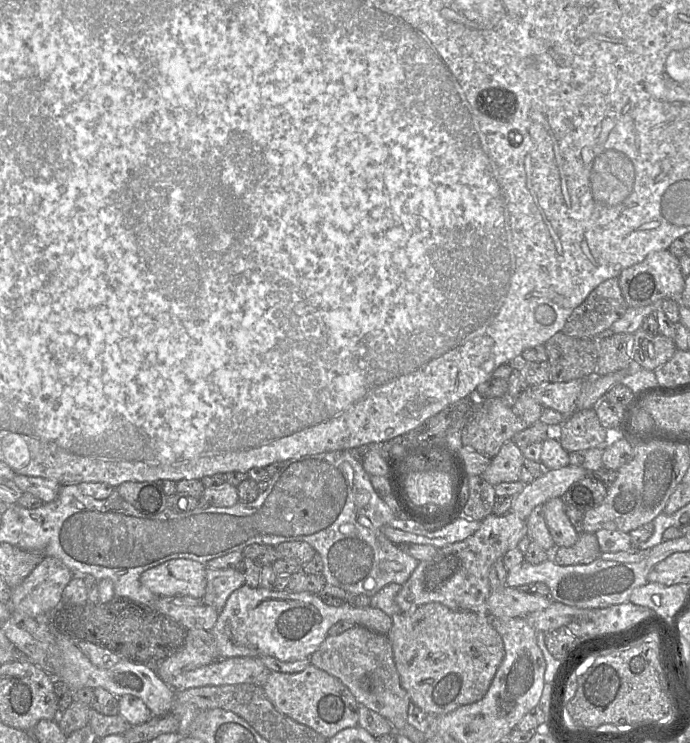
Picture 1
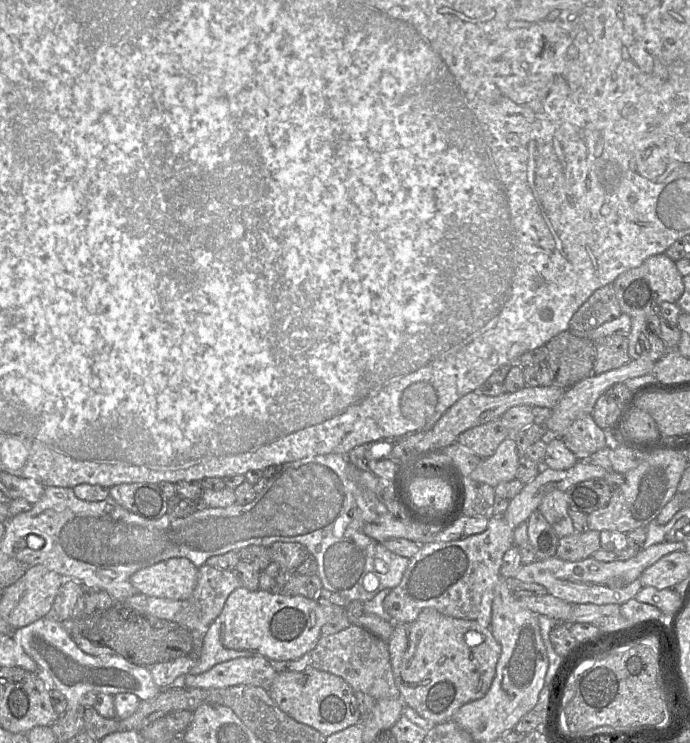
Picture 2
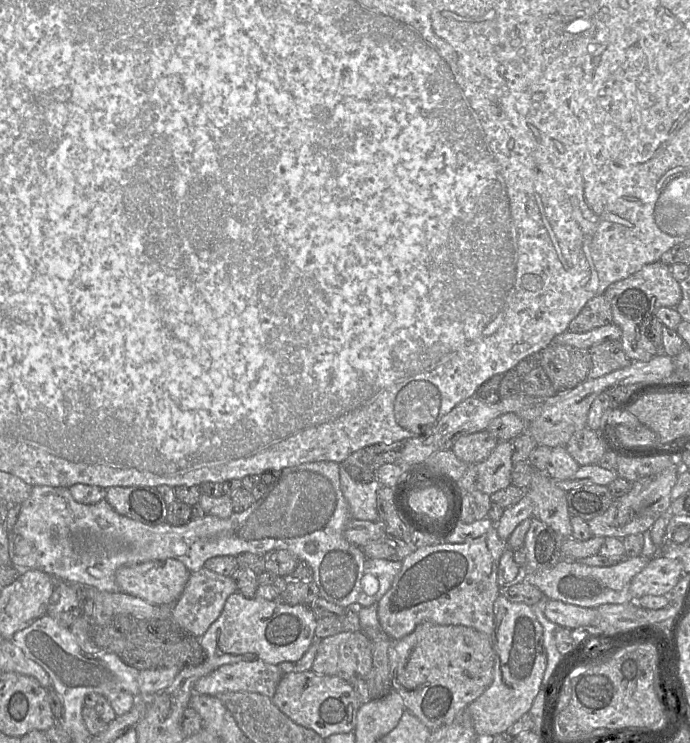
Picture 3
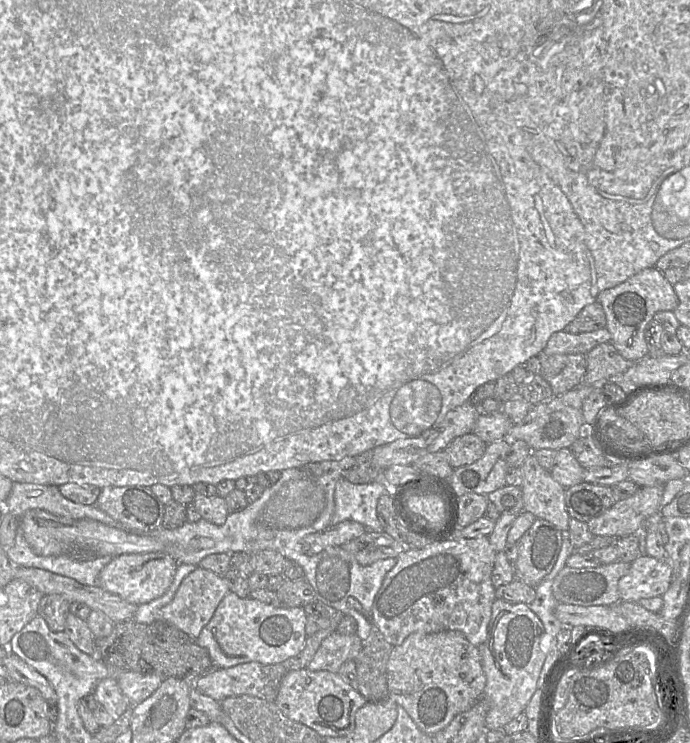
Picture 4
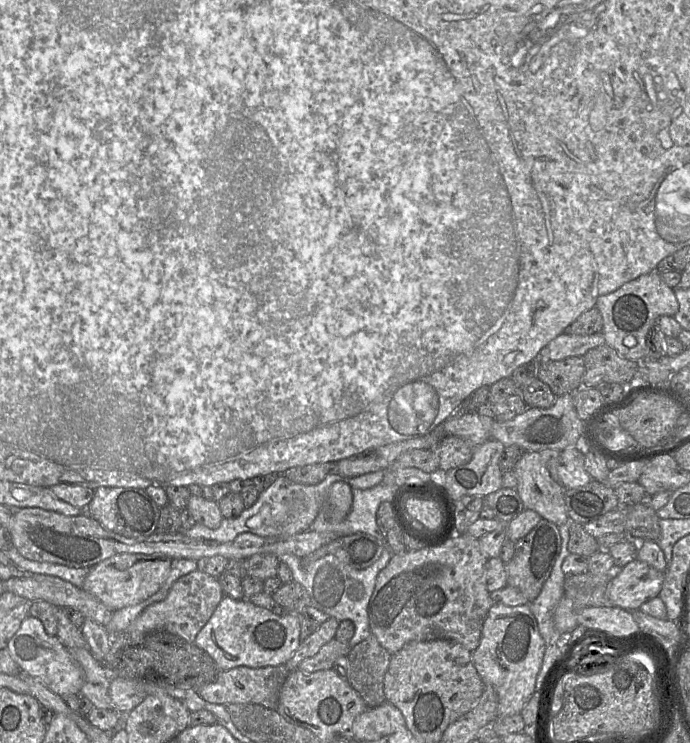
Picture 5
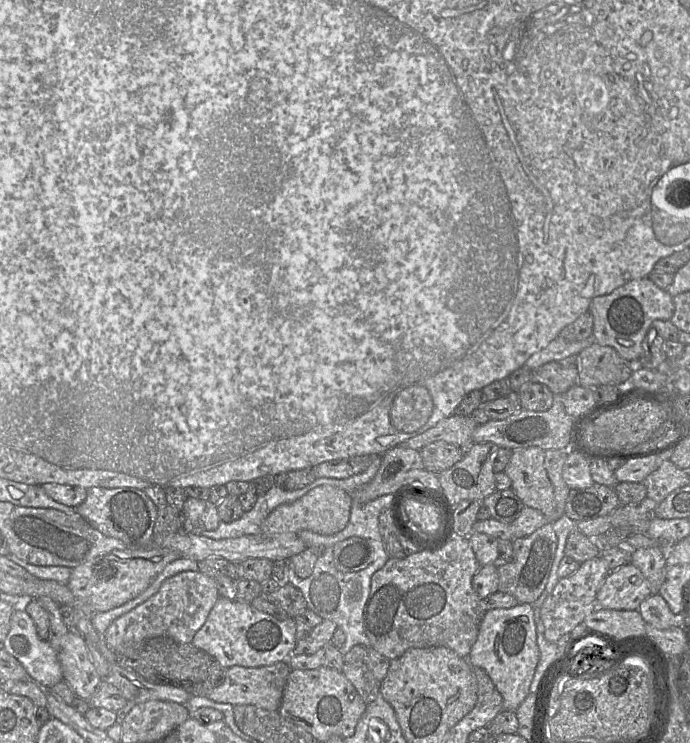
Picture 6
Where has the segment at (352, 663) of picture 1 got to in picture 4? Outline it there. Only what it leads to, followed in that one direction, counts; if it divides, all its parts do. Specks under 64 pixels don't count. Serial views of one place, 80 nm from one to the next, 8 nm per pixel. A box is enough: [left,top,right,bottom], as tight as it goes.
[306,631,362,673]

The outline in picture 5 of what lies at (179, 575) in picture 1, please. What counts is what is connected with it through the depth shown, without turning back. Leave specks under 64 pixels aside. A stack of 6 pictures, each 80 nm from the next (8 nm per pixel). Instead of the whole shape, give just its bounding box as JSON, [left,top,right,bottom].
[81,553,172,611]

